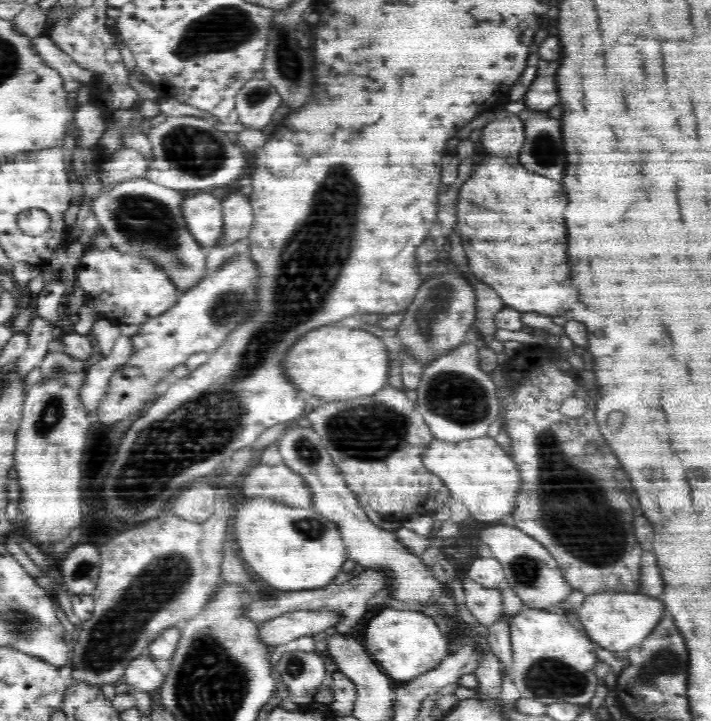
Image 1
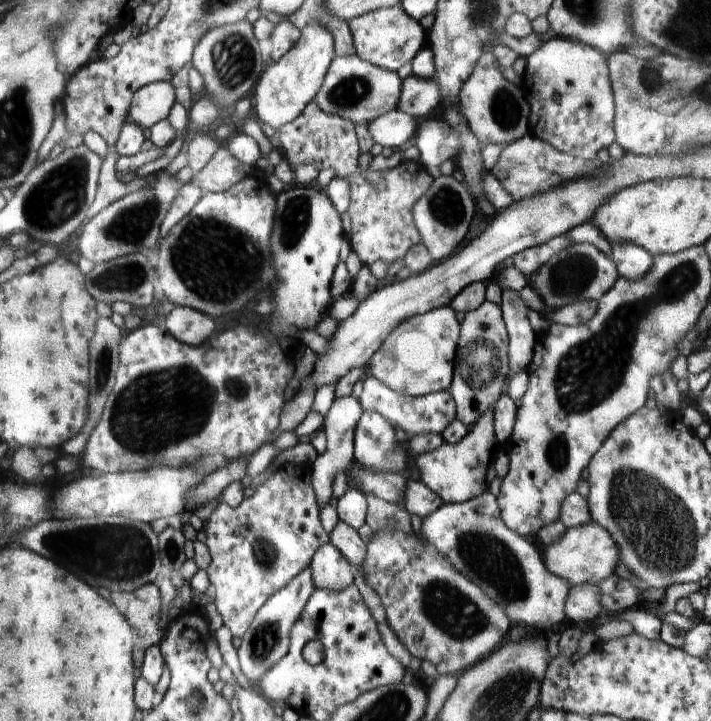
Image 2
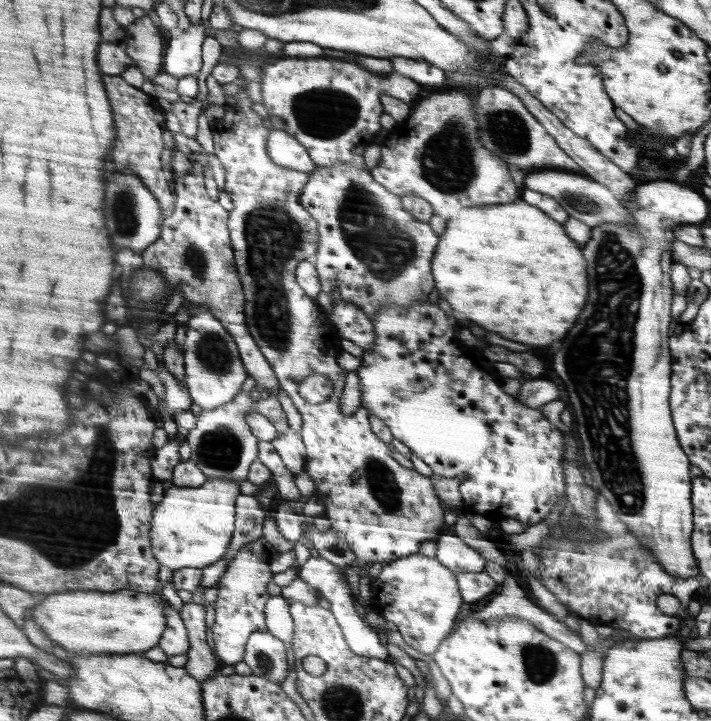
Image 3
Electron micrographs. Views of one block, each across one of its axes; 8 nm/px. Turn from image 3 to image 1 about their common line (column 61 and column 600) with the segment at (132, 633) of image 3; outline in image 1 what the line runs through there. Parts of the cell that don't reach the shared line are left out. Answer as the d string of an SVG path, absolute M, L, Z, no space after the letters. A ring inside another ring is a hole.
M616 592L616 594L594 594L588 596L586 602L576 610L578 620L582 628L586 630L588 638L598 644L604 650L624 654L630 648L636 648L642 644L658 624L662 624L662 614L664 614L664 604L648 594L638 594L638 592Z

